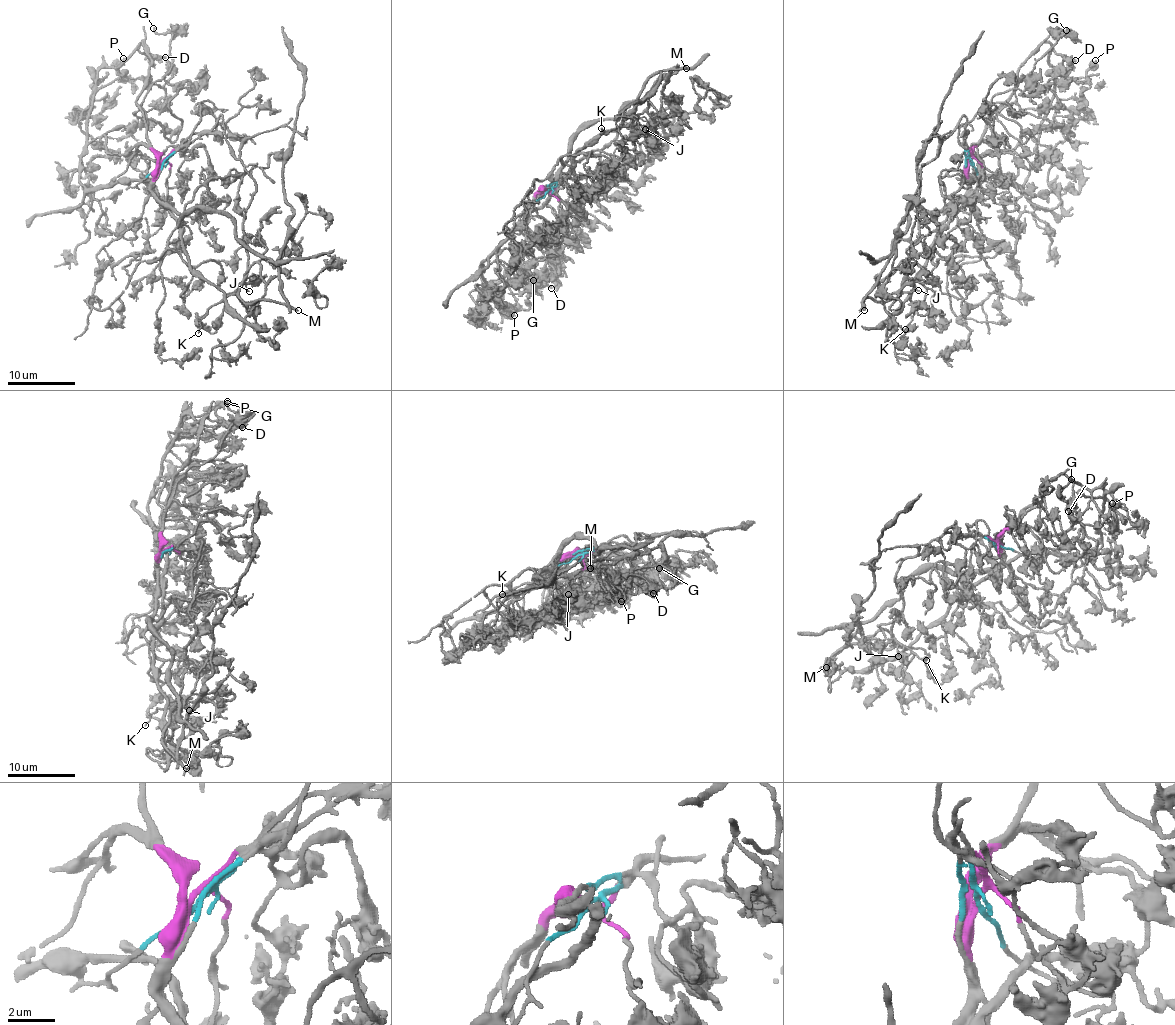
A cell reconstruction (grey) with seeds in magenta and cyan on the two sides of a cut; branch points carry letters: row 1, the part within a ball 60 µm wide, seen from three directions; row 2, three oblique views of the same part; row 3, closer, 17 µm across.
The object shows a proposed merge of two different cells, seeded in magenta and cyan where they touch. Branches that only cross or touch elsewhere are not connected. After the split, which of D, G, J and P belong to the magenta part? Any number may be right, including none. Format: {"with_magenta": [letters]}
{"with_magenta": ["D", "G", "P"]}

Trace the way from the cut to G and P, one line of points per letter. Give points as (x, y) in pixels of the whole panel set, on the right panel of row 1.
G: (971, 161), (970, 151), (985, 125), (1016, 98), (1016, 82), (1034, 68), (1067, 30)
P: (971, 161), (1018, 68), (1043, 43), (1054, 67), (1075, 80), (1085, 80), (1095, 60)

